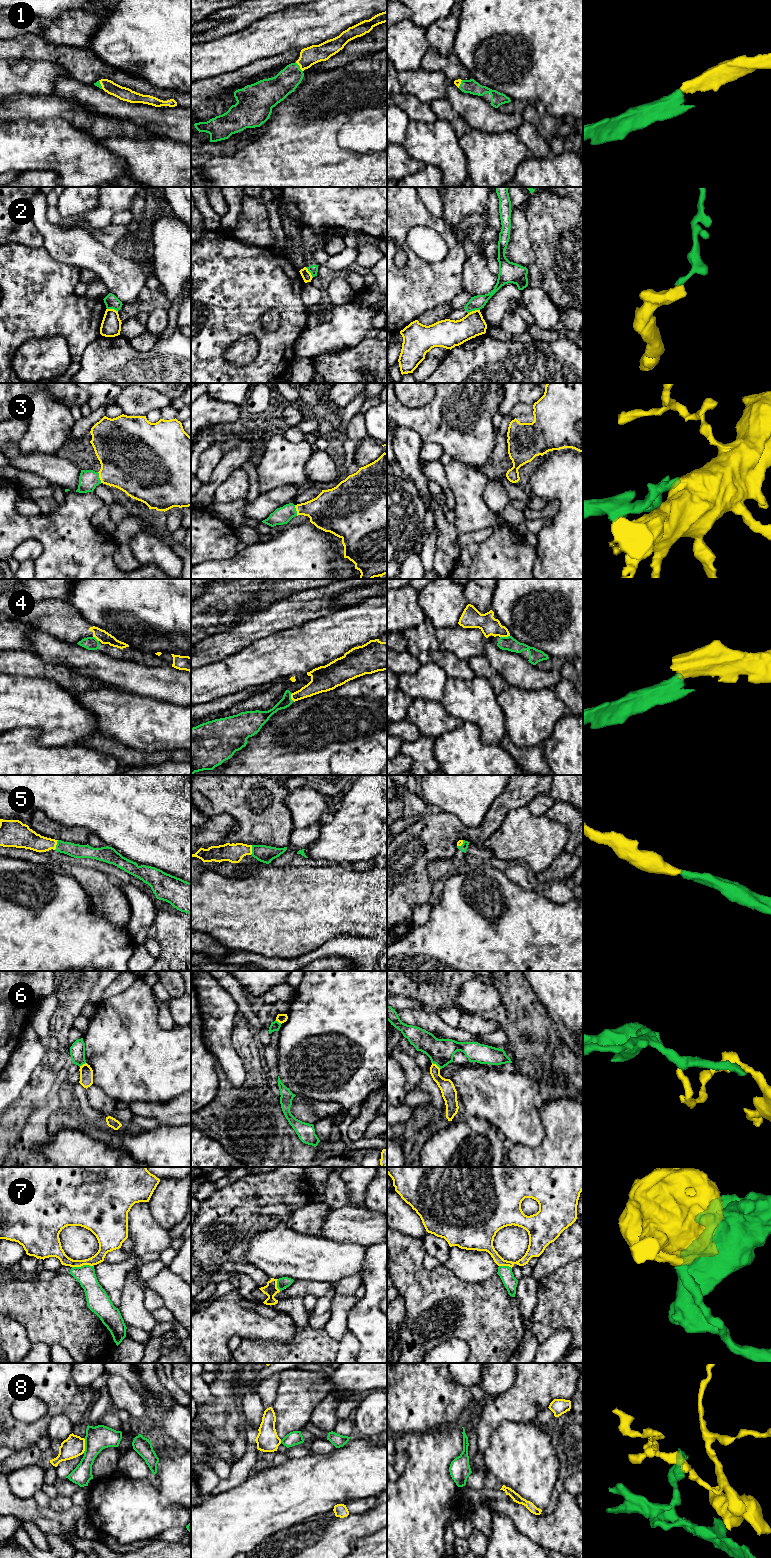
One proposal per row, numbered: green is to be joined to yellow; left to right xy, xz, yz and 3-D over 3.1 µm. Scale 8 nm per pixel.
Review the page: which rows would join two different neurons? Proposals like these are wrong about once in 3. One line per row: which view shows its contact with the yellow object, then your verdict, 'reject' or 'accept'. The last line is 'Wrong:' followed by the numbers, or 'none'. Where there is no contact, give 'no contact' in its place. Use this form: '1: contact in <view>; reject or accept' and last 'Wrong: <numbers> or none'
1: contact in xz; accept
2: contact in yz; reject
3: contact in xy; accept
4: contact in yz; reject
5: contact in xy; accept
6: contact in yz; reject
7: contact in xy; reject
8: contact in xy; reject
Wrong: 2, 4, 6, 7, 8

